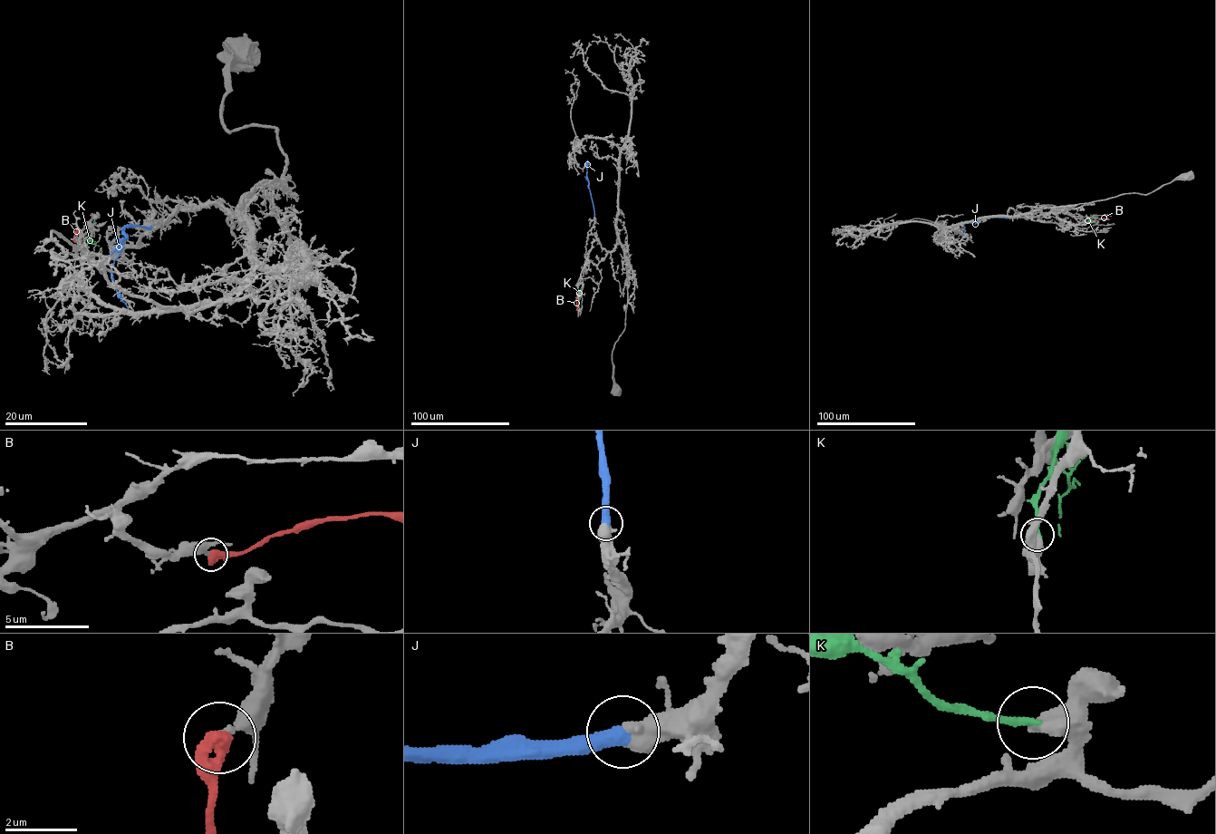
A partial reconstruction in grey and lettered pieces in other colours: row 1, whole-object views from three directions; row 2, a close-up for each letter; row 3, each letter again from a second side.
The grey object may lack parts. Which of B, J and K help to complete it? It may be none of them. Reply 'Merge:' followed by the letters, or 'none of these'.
Merge: J

